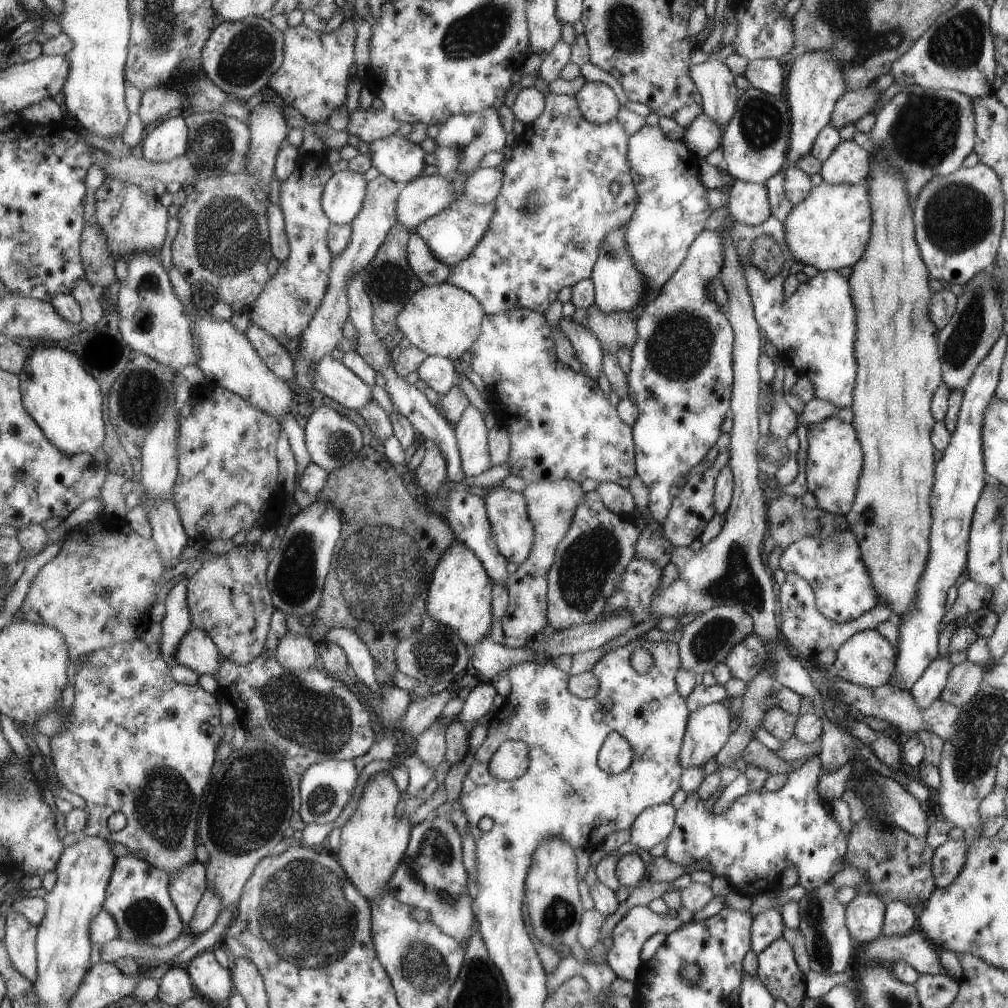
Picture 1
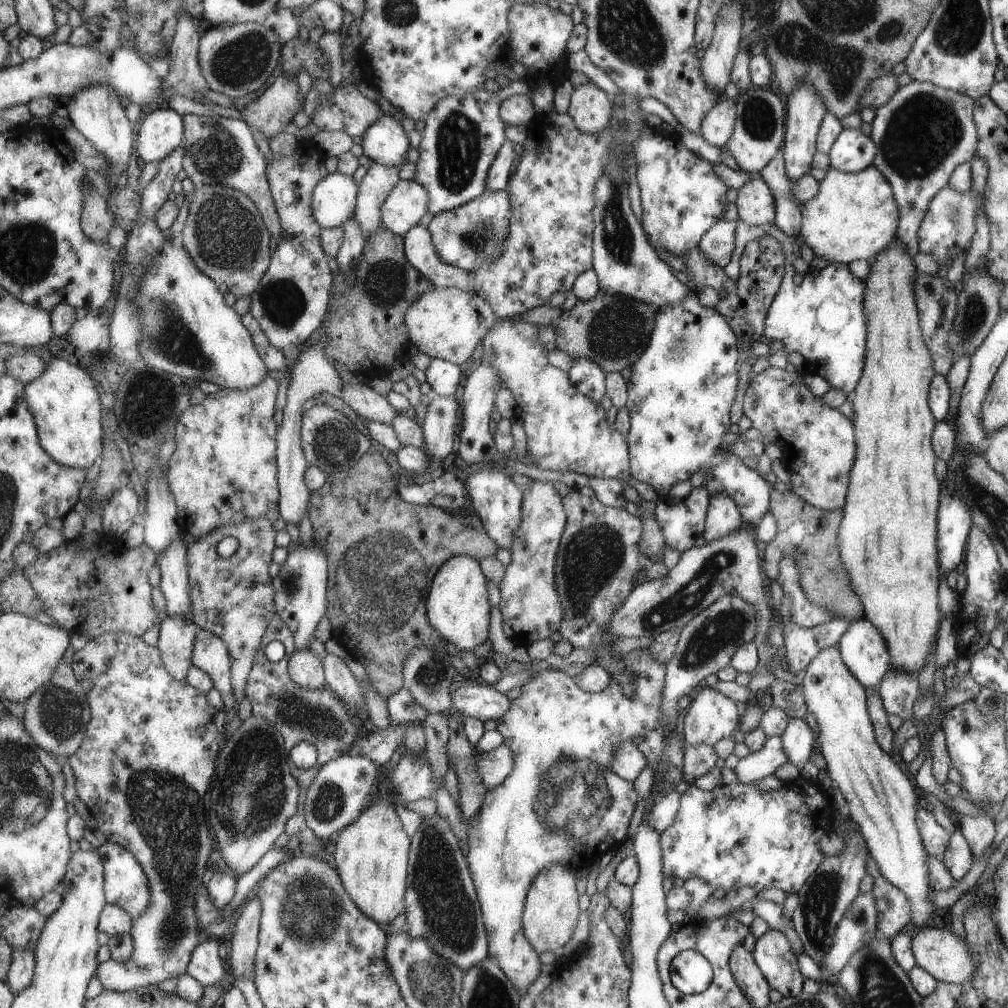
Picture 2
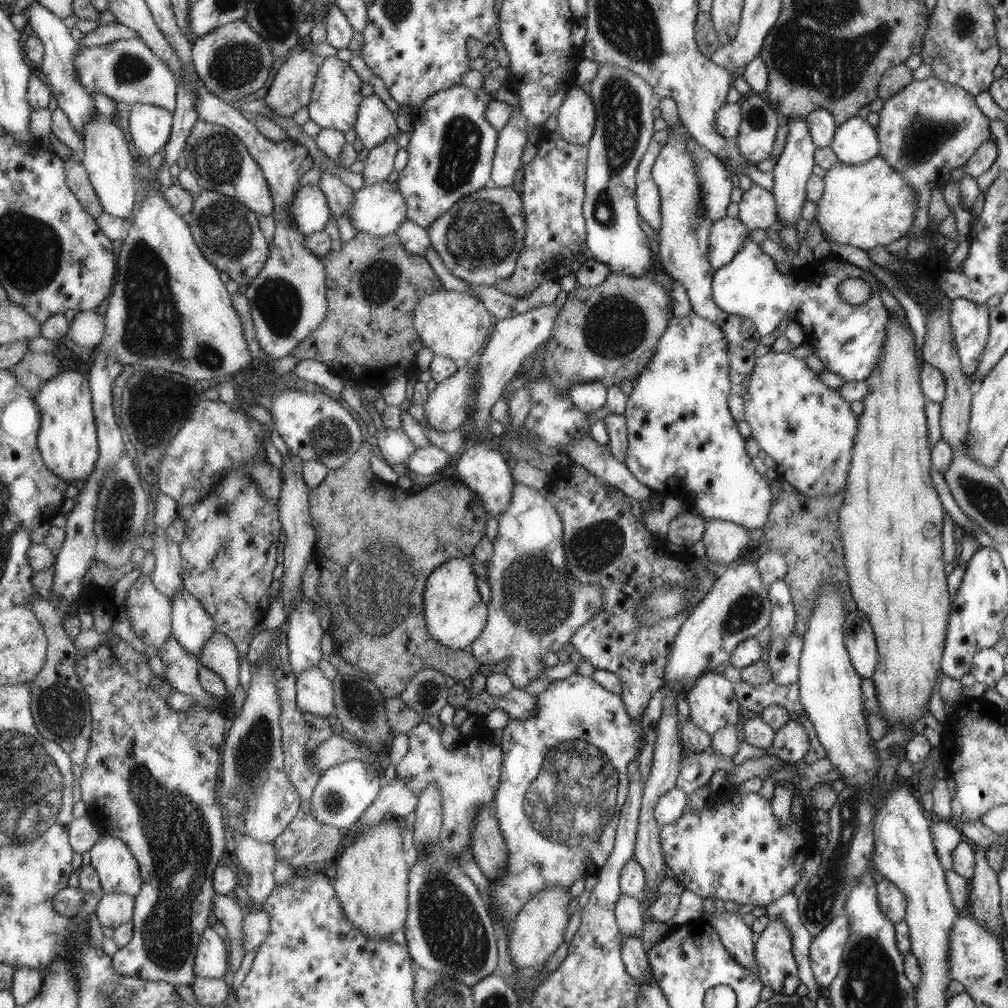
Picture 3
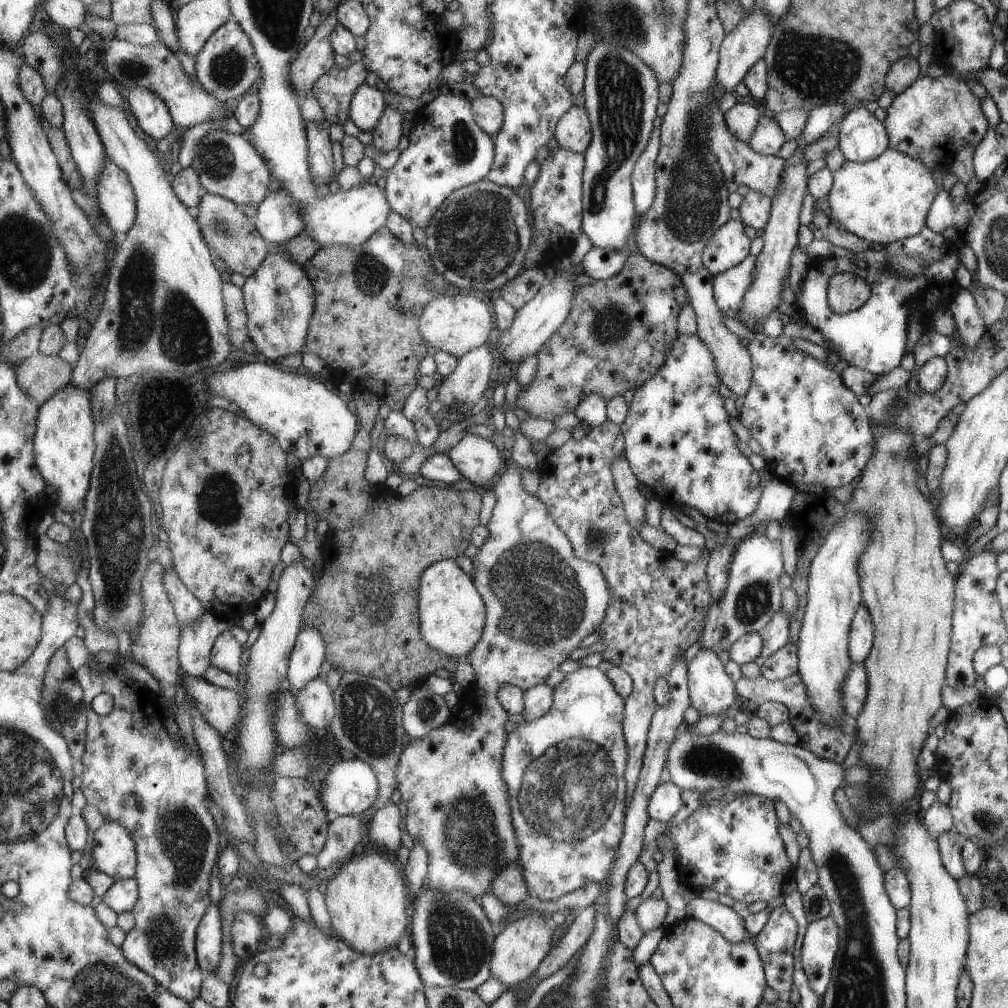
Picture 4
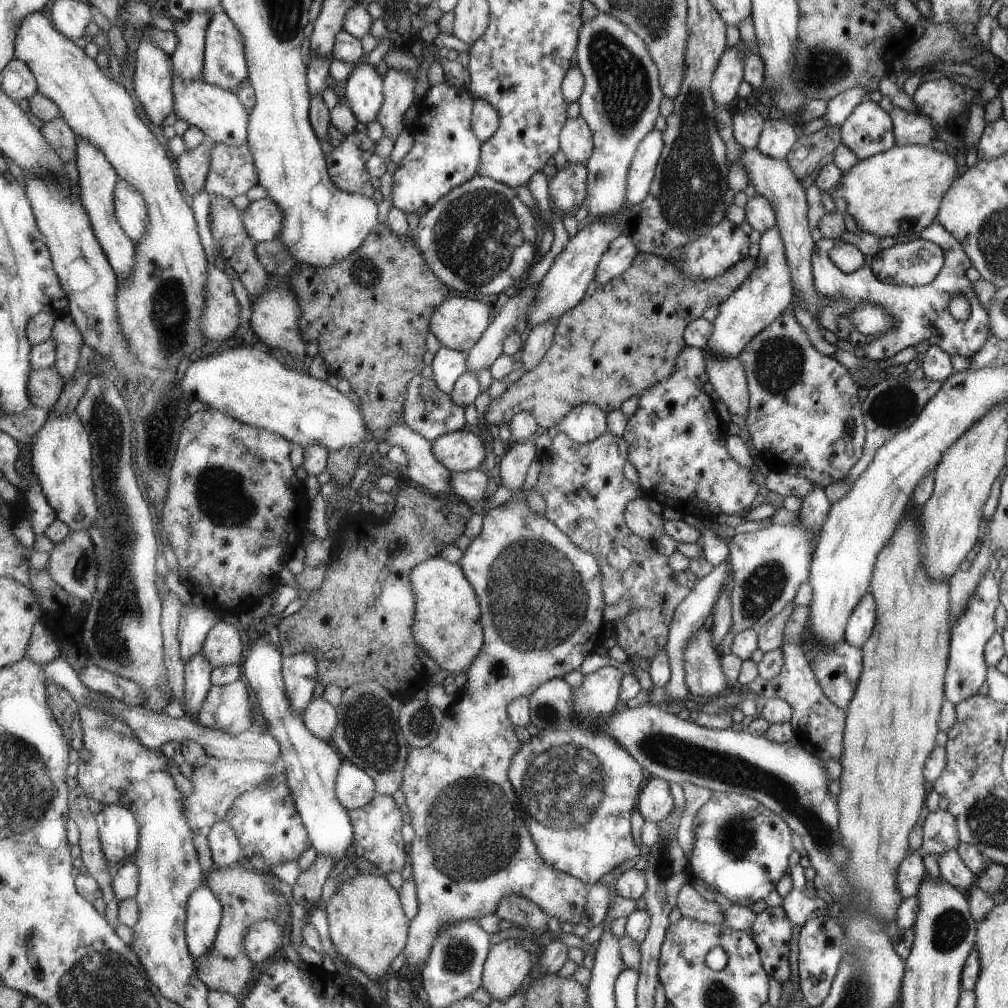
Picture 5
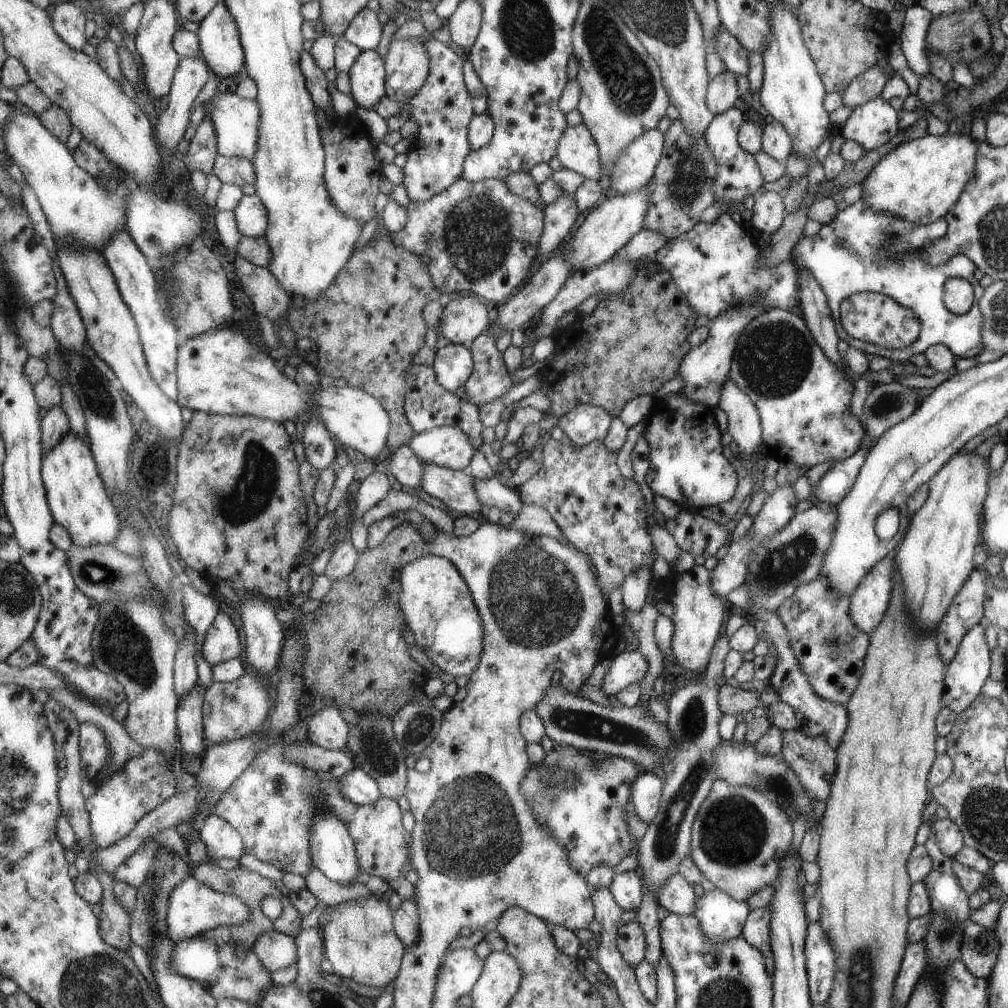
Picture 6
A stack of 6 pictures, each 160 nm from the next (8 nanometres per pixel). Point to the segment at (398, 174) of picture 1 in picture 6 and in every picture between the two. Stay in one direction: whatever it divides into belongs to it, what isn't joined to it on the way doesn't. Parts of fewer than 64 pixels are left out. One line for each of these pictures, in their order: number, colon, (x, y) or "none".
2: (386, 142)
3: (375, 124)
4: (368, 105)
5: (365, 89)
6: (369, 81)

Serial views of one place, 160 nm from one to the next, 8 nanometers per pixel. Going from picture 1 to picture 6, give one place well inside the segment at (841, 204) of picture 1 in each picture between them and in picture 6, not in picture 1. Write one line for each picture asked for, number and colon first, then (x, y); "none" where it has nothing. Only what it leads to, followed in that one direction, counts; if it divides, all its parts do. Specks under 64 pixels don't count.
2: (853, 216)
3: (866, 205)
4: (887, 198)
5: (895, 193)
6: (918, 180)

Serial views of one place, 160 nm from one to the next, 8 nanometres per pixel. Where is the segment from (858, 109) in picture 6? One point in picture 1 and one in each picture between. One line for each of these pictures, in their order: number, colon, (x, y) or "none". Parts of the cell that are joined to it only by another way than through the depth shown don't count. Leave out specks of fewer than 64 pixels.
1: (848, 163)
2: (852, 151)
3: (855, 142)
4: (861, 137)
5: (867, 130)

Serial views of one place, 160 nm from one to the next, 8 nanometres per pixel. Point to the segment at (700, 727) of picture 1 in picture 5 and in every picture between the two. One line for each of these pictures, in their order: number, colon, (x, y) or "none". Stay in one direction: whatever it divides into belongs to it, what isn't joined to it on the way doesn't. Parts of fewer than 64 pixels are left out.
2: (711, 716)
3: (711, 699)
4: (710, 688)
5: (702, 674)

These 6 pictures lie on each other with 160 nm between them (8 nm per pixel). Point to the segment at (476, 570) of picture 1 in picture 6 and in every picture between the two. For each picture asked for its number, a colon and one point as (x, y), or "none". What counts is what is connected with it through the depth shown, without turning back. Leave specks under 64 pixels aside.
2: (458, 603)
3: (456, 613)
4: (453, 613)
5: (449, 628)
6: (440, 610)

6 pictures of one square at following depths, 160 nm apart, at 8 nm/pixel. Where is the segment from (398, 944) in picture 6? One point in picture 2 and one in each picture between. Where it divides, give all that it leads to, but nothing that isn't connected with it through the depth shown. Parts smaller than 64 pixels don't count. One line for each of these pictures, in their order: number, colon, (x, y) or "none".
2: (372, 856)
3: (372, 880)
4: (368, 898)
5: (368, 926)

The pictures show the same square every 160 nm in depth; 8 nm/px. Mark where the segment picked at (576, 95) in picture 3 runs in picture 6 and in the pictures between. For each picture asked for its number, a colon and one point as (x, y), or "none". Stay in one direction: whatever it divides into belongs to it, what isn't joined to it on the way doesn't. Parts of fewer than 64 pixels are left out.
4: (573, 132)
5: (576, 138)
6: (578, 151)

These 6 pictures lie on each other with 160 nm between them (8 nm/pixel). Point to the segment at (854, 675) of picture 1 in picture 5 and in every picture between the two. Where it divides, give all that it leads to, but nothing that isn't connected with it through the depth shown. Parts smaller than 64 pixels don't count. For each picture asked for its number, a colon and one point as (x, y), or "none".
2: (862, 648)
3: (859, 640)
4: (859, 635)
5: (856, 631)

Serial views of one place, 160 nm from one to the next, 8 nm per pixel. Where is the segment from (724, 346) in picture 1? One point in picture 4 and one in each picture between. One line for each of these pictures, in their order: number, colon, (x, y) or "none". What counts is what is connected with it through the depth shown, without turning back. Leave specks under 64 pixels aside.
2: (680, 390)
3: (681, 440)
4: (678, 443)

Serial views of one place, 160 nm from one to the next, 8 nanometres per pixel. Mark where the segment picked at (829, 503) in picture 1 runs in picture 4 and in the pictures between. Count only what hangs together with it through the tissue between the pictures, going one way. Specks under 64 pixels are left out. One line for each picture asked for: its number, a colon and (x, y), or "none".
2: (816, 443)
3: (807, 428)
4: (811, 429)

